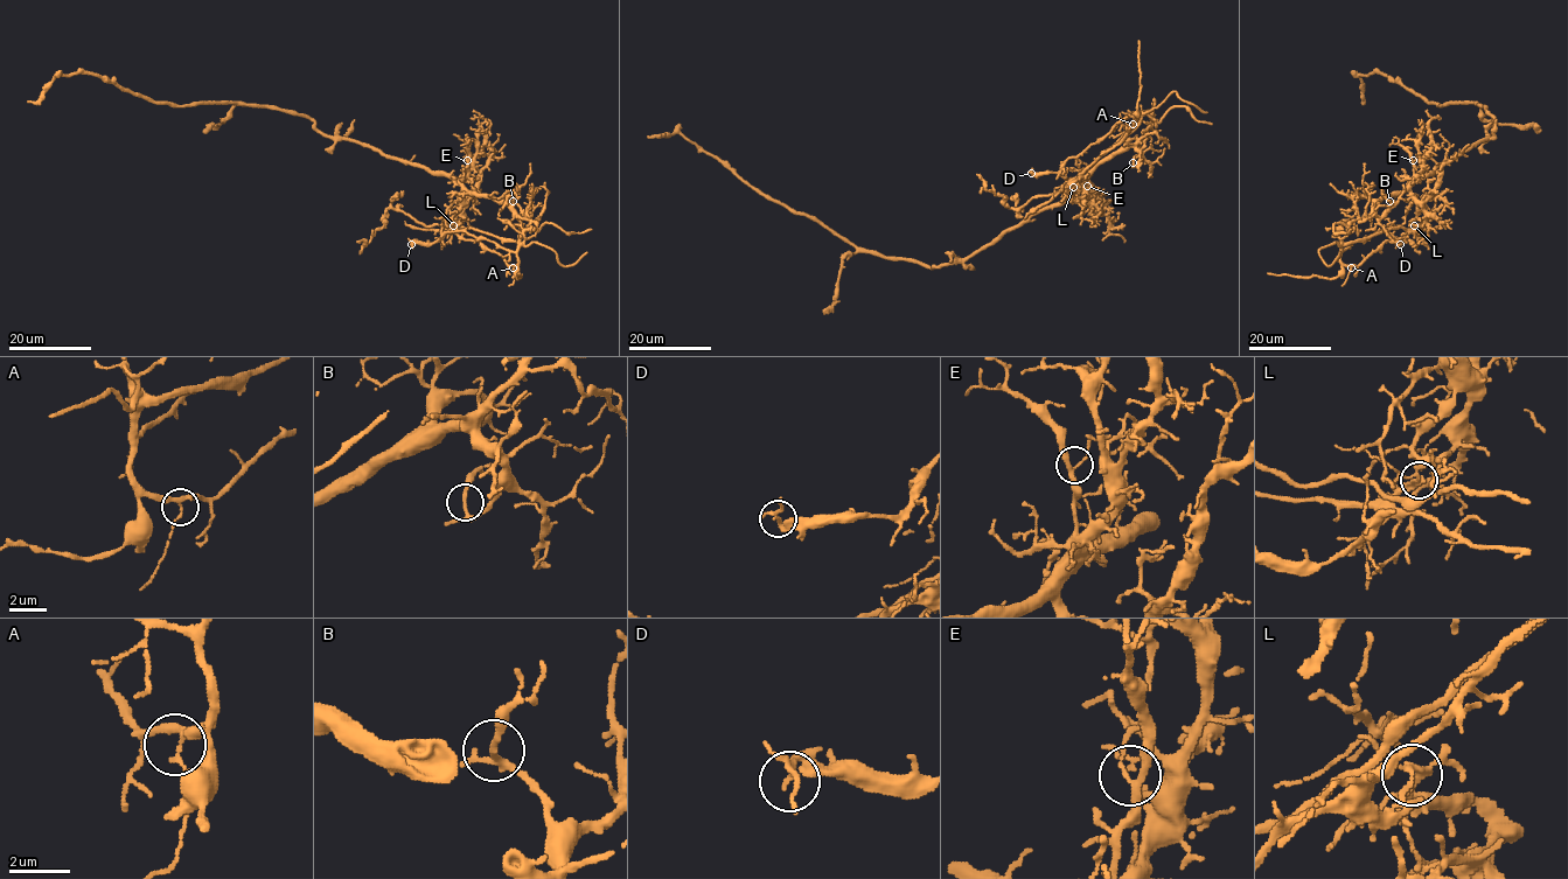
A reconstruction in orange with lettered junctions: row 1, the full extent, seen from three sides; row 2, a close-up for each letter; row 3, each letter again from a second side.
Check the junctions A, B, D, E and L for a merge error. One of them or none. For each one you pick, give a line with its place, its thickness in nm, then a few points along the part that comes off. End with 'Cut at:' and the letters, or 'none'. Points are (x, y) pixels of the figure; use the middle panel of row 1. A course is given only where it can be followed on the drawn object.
L: at (1073, 187); 130 nm thick; foreign part runs (1072, 186), (1070, 192), (1067, 186), (1136, 126), (1136, 113), (1120, 120), (1057, 172), (1032, 173), (1032, 168)
Cut at: L

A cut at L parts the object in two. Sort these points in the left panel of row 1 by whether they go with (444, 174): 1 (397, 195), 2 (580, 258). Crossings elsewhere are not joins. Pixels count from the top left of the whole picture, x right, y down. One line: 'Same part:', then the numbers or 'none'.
Same part: none

